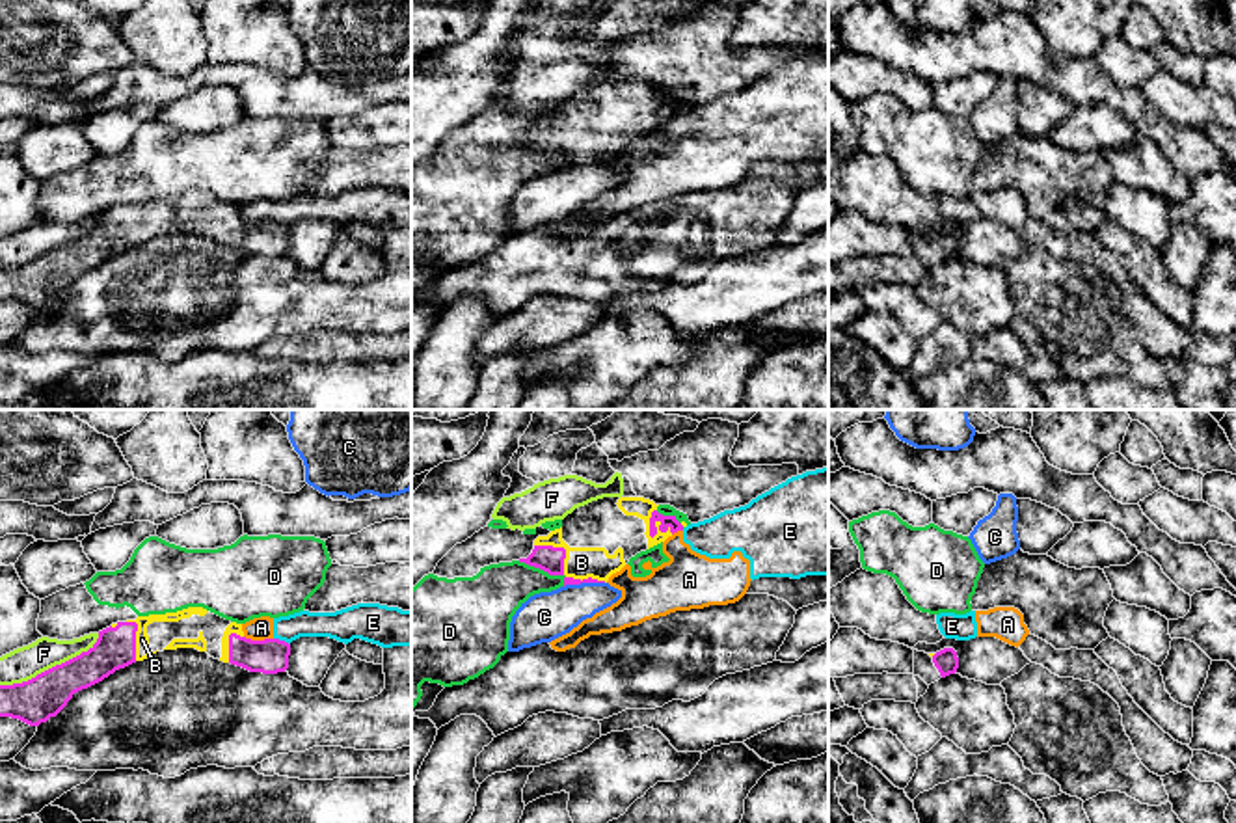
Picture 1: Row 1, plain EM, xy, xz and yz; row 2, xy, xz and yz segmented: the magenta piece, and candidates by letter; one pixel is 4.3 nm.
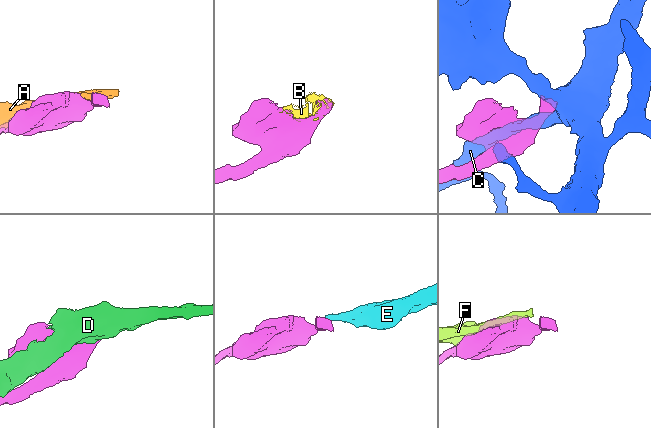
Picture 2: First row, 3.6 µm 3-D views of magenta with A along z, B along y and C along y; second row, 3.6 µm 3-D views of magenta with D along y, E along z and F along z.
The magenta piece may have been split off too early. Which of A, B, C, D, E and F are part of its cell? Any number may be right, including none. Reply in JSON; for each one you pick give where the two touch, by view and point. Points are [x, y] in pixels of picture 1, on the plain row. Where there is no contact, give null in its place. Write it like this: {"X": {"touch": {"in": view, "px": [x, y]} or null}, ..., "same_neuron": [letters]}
{"B": {"touch": {"in": "xz", "px": [563, 151]}}, "same_neuron": ["B"]}

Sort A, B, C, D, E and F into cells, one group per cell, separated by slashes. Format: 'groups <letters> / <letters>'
groups A E / B / C / D / F

